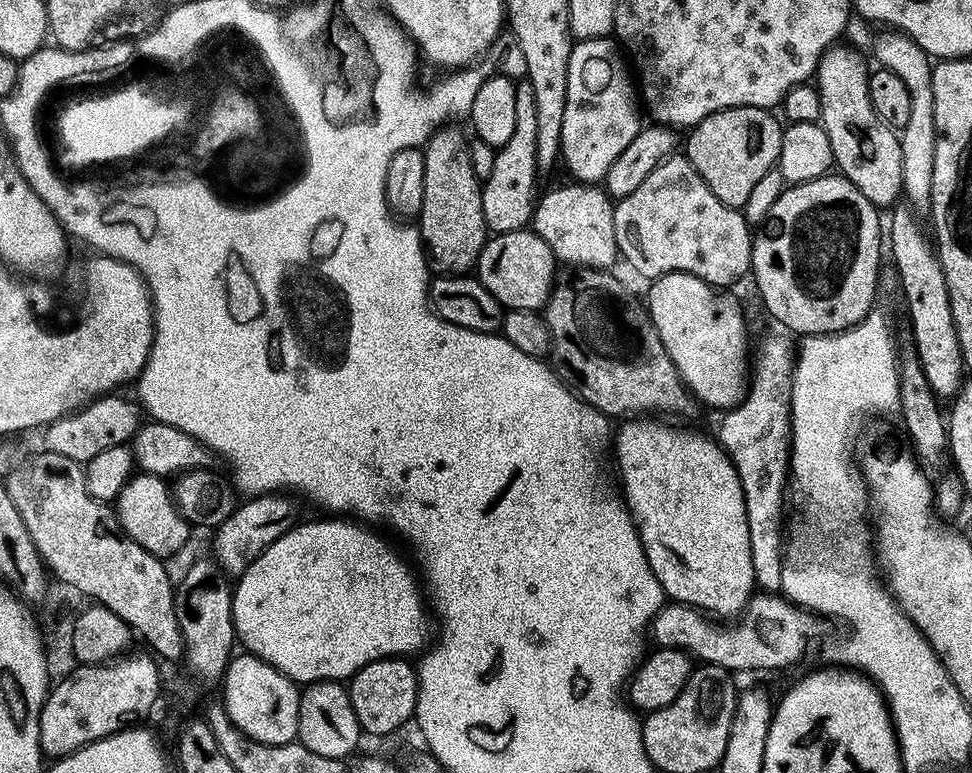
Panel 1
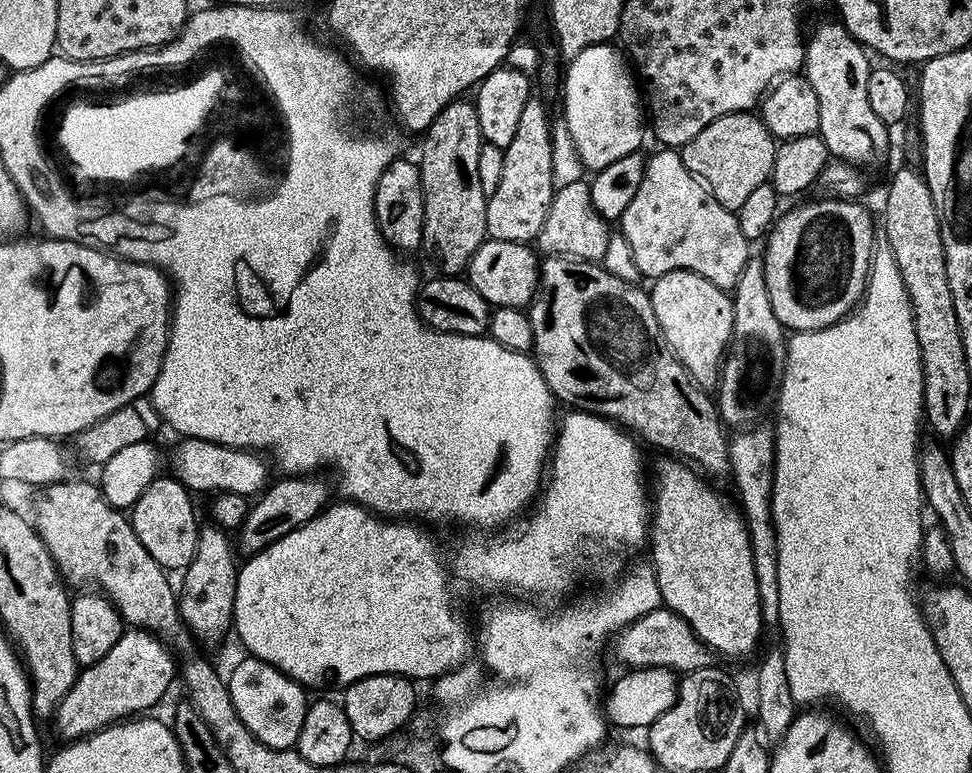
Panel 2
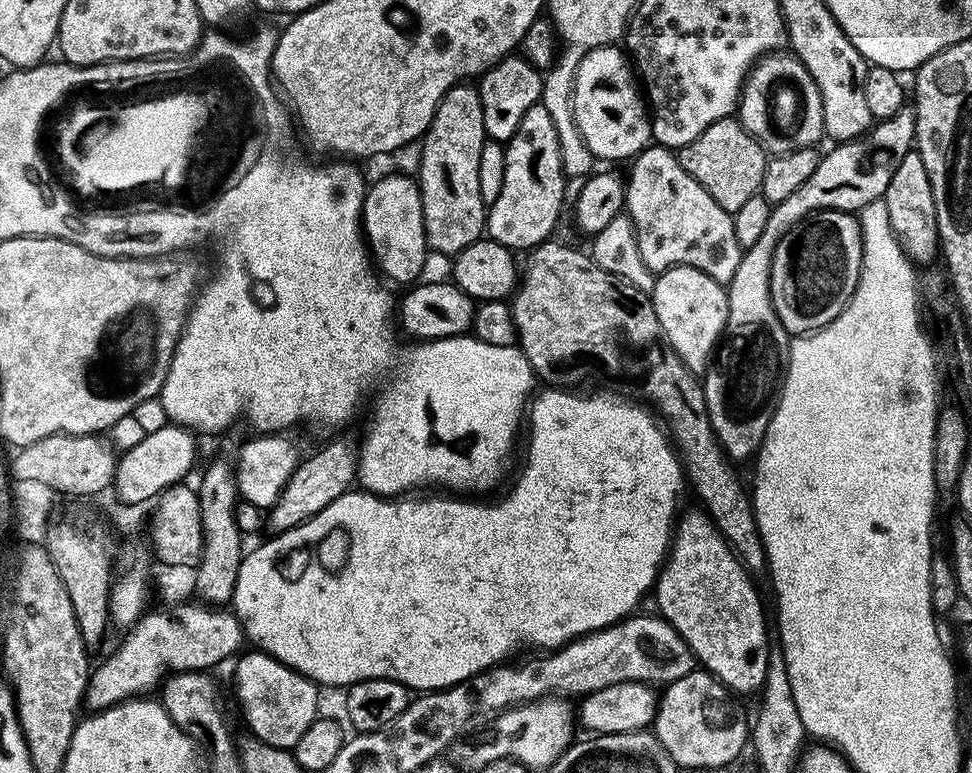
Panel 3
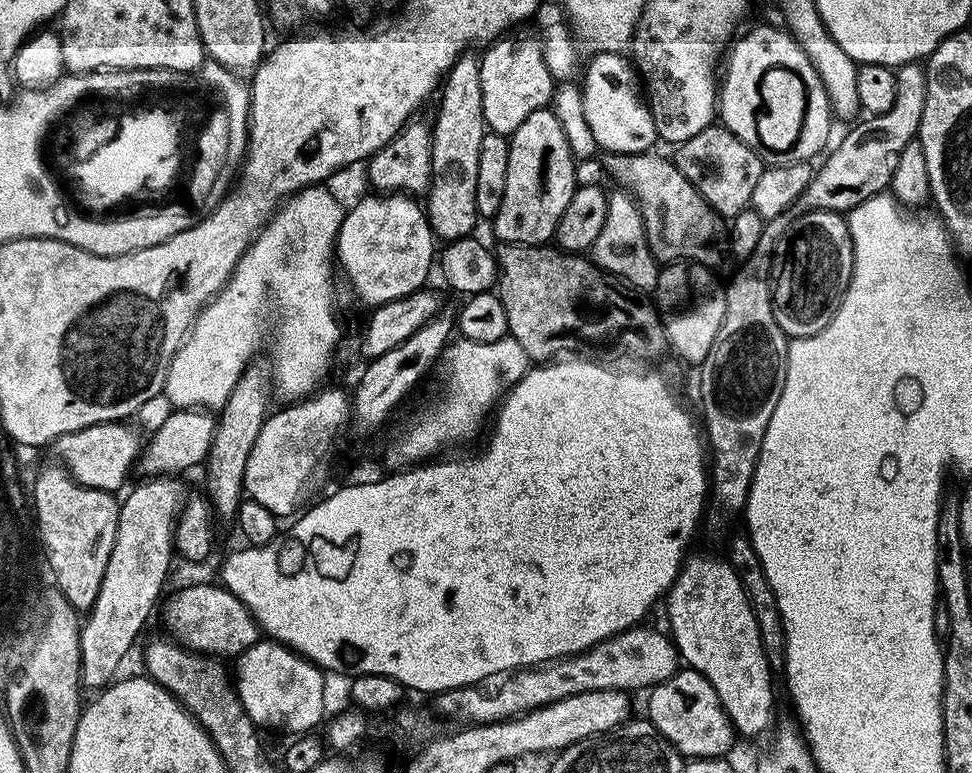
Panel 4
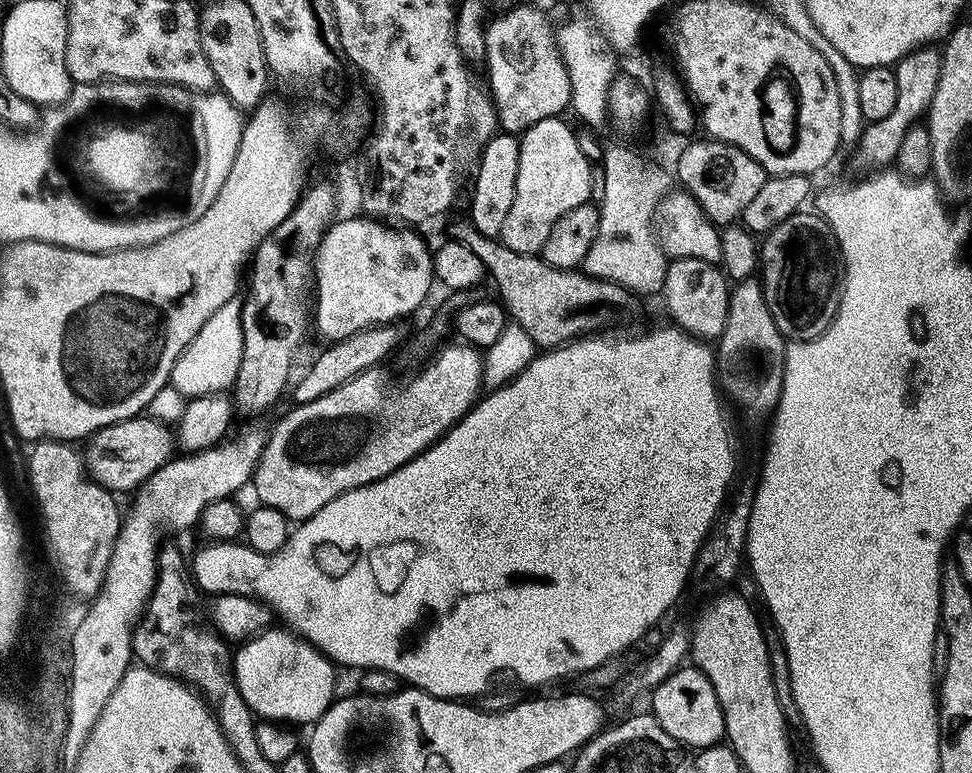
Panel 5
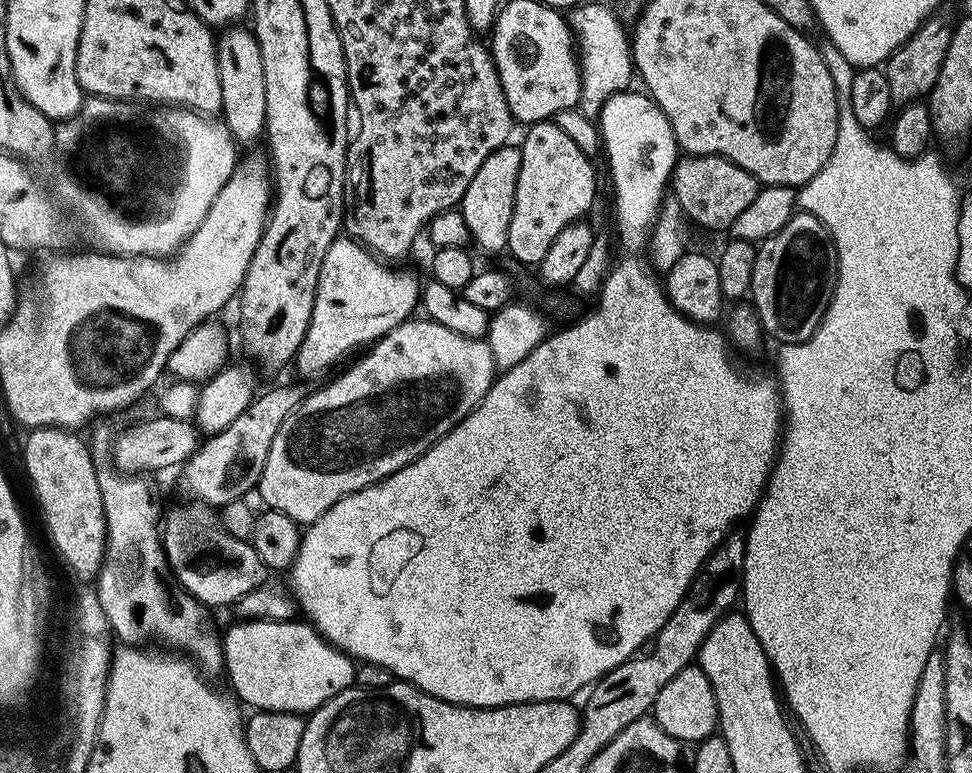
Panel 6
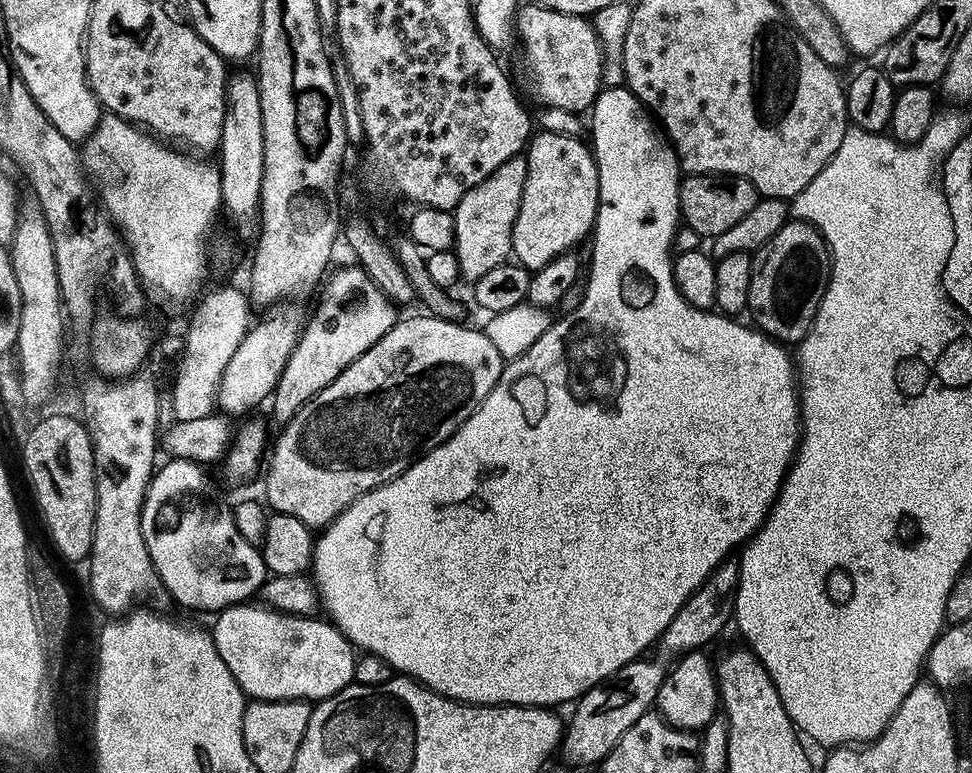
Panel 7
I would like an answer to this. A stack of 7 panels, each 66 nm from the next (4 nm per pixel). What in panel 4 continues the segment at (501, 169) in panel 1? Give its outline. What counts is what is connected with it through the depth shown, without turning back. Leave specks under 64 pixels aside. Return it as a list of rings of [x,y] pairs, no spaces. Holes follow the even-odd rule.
[[[551,107],[536,110],[514,130],[508,142],[510,150],[510,166],[506,166],[506,190],[502,196],[502,206],[494,217],[496,224],[496,240],[506,244],[542,244],[547,245],[556,235],[556,227],[570,206],[570,198],[578,187],[578,161],[573,156],[566,142],[566,134],[562,134],[562,122],[553,114]]]

